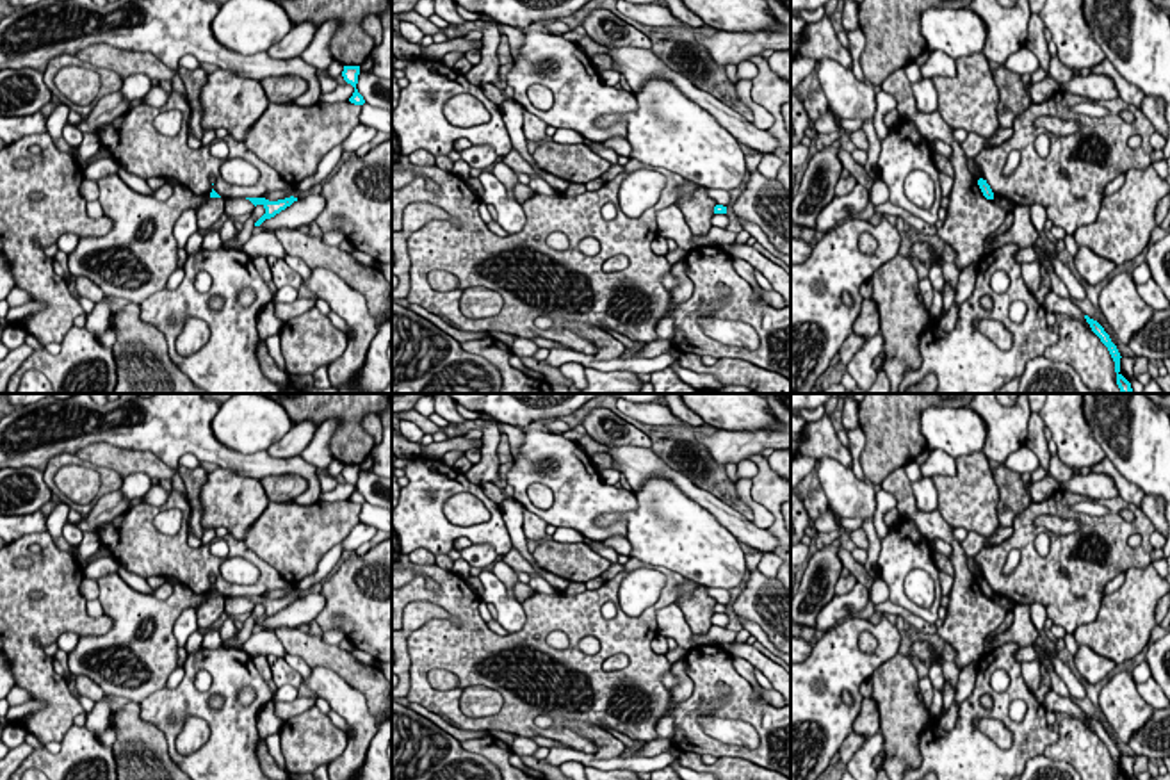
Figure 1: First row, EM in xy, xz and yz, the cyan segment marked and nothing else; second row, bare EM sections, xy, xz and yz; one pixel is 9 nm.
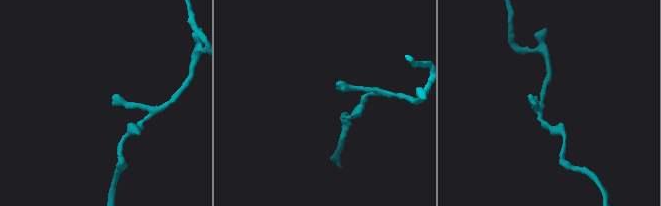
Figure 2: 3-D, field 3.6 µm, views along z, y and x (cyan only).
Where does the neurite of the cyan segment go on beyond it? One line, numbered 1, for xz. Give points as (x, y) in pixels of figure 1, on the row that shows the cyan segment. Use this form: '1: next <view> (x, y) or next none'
1: next none

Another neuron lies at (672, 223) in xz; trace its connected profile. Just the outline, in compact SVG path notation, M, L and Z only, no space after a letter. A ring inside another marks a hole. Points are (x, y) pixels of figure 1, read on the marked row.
M670 205L657 210L657 235L664 239L671 239L677 248L686 251L695 249L693 233L687 226L687 221L677 205Z

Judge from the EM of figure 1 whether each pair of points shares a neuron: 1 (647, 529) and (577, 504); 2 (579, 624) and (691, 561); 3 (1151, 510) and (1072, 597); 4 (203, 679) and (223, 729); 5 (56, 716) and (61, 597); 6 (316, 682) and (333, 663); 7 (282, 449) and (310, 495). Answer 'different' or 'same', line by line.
1: different
2: different
3: different
4: different
5: same
6: different
7: different

